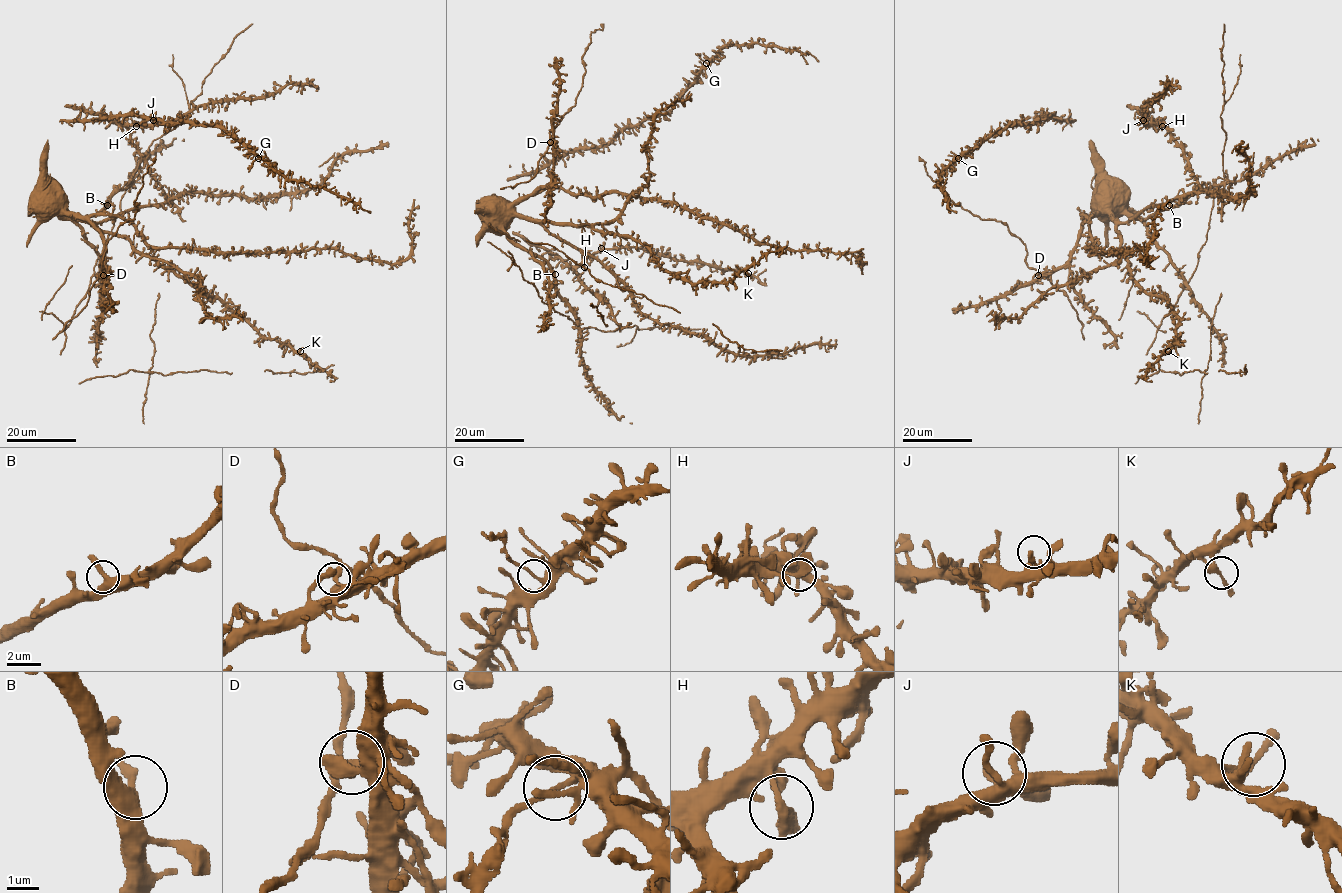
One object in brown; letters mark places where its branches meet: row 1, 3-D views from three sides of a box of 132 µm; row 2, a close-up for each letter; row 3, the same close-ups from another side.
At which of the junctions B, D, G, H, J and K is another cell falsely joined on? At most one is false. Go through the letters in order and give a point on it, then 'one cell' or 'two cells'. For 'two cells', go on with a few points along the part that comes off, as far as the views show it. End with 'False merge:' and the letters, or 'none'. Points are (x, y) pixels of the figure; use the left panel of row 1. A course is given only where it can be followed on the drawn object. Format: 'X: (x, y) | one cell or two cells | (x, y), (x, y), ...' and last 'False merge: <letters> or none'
B: (107, 205) | one cell
D: (103, 275) | one cell
G: (258, 158) | two cells | (258, 158), (248, 172)
H: (136, 126) | one cell
J: (153, 120) | one cell
K: (300, 351) | one cell
False merge: G

